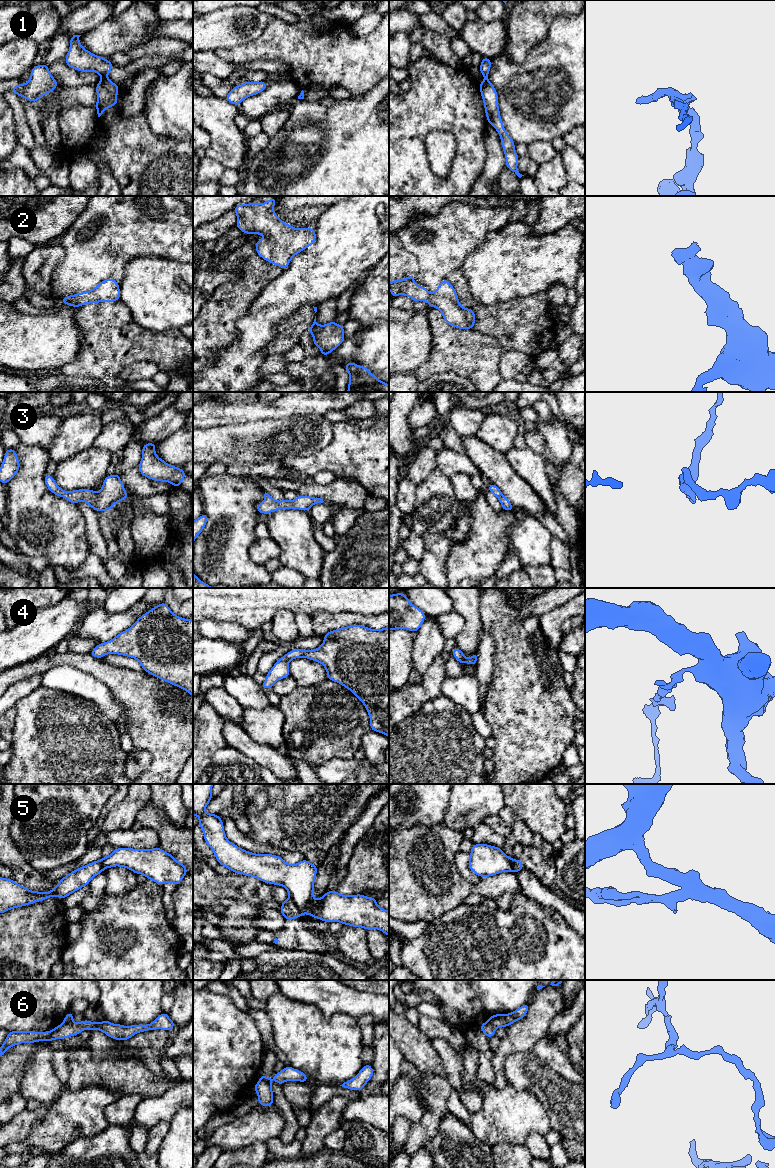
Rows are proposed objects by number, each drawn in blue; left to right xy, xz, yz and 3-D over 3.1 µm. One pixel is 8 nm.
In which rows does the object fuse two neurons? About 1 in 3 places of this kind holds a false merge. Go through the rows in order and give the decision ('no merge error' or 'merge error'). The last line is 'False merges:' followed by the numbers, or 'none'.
1: merge error
2: no merge error
3: no merge error
4: no merge error
5: merge error
6: merge error
False merges: 1, 5, 6

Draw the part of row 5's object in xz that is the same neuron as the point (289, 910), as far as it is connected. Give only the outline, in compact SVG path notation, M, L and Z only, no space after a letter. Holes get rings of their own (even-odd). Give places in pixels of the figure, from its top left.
M289 897L285 901L281 902L282 907L279 909L285 920L296 919L301 917L302 913L296 906L294 901Z

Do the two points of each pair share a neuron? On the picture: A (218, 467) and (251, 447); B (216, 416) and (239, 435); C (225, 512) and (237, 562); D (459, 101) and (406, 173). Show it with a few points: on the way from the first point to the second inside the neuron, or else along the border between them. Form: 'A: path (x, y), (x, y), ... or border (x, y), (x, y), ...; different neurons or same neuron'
A: border (226, 464), (213, 462), (209, 465); different neurons
B: border (250, 421), (213, 425), (204, 428); different neurons
C: path (232, 524), (234, 526), (234, 549); same neuron
D: path (437, 108), (406, 139), (406, 151); same neuron

